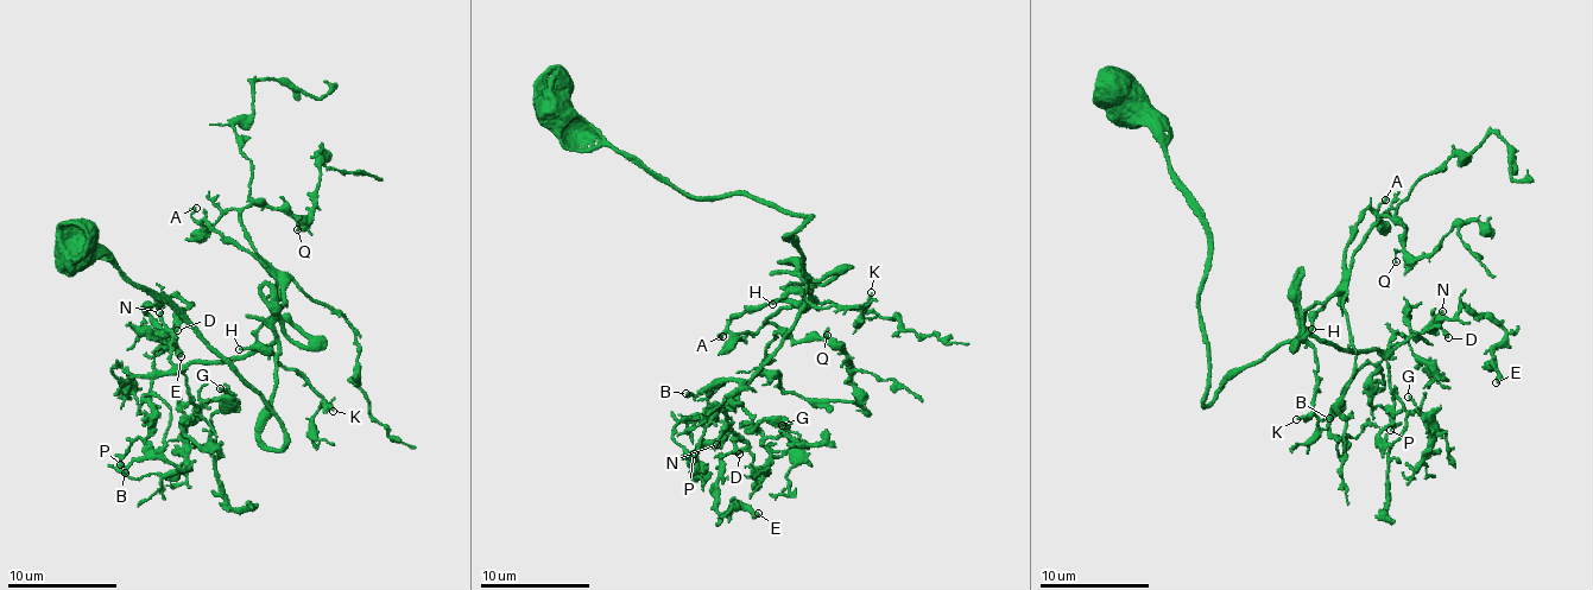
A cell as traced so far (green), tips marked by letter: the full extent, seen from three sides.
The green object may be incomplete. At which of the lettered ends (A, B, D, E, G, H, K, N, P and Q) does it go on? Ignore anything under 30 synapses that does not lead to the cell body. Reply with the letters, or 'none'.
none

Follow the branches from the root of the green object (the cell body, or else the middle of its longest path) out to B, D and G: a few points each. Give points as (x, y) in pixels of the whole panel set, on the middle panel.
B: (560, 107), (687, 196), (809, 217), (784, 238), (807, 278), (783, 338), (724, 406), (724, 380), (686, 393)
D: (560, 107), (687, 196), (738, 194), (809, 217), (784, 238), (802, 254), (807, 300), (725, 412), (739, 454)
G: (560, 107), (687, 196), (809, 217), (784, 238), (807, 300), (739, 394), (777, 456), (797, 439), (782, 425)

